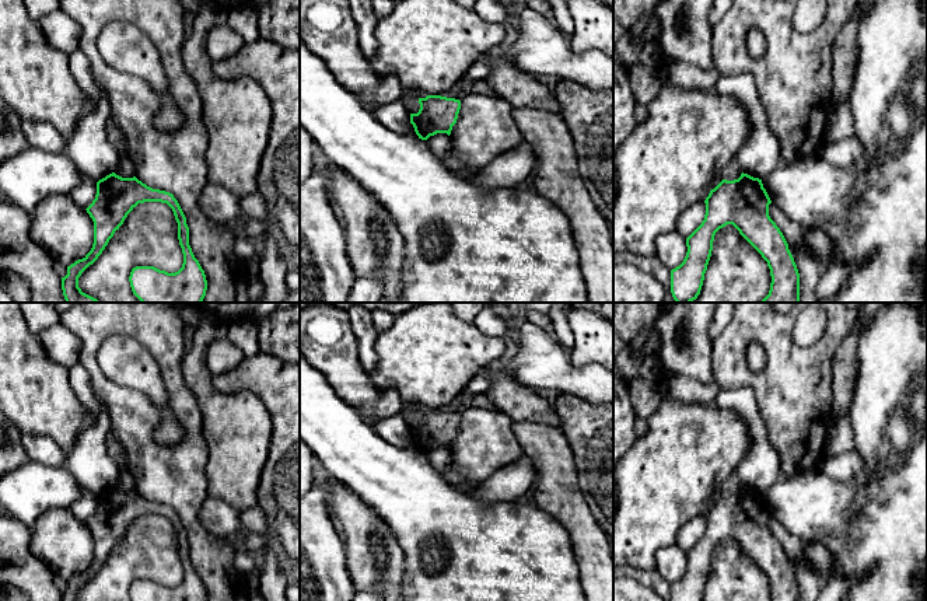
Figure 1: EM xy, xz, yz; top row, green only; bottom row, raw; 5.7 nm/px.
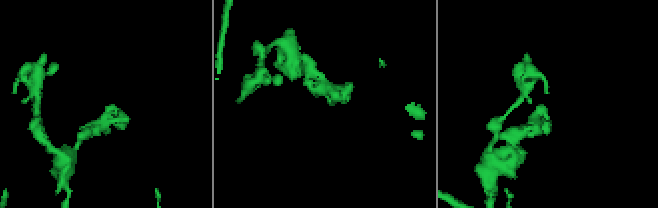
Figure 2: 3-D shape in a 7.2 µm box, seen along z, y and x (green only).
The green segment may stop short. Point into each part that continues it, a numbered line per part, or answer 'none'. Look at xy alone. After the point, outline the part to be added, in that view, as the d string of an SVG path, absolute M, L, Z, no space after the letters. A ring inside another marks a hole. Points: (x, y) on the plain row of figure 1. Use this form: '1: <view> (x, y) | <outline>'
none

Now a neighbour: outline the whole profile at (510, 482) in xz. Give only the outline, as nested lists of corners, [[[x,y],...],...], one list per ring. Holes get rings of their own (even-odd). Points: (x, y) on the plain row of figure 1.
[[[524,453],[517,462],[503,467],[466,493],[486,506],[515,502],[520,496],[532,490],[535,481],[534,462]]]

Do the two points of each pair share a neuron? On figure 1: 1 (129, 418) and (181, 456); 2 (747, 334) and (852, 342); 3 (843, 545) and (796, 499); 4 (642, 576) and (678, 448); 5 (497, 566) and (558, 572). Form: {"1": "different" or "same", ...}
{"1": "same", "2": "different", "3": "same", "4": "different", "5": "same"}

